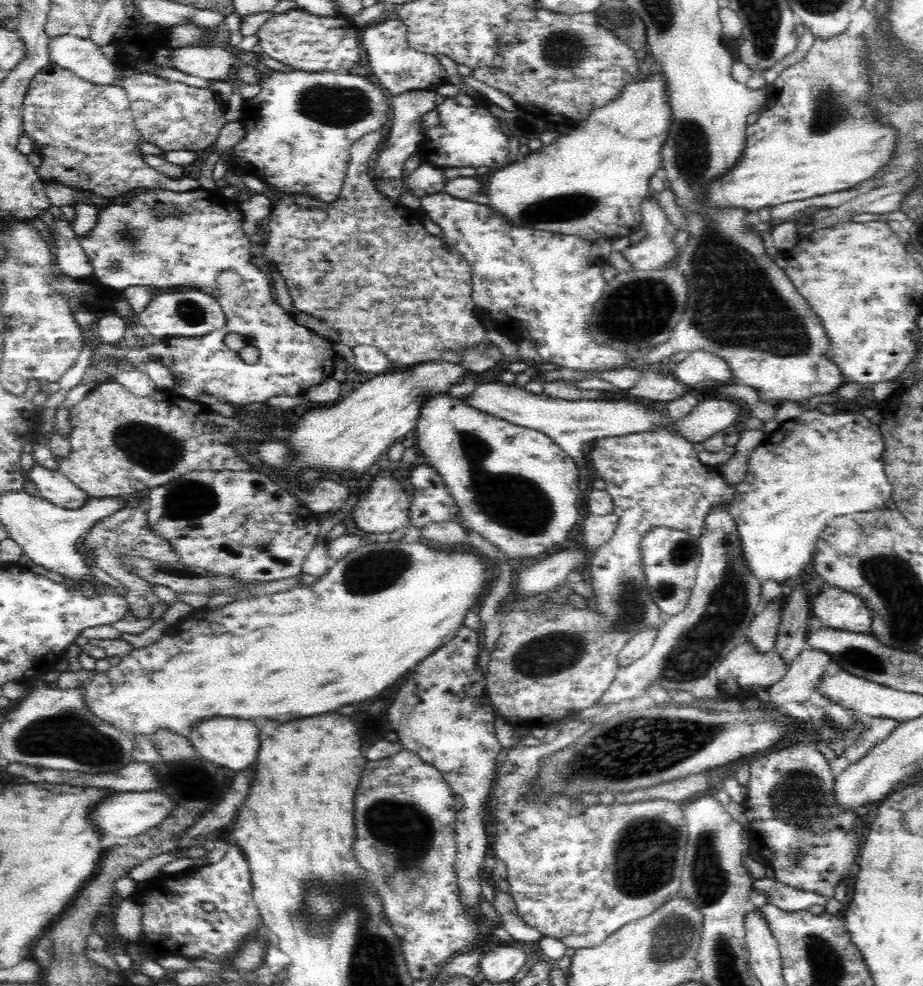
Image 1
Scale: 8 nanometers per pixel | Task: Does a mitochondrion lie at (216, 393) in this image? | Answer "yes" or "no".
no

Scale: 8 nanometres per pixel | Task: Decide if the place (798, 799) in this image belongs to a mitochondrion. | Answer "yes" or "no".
yes

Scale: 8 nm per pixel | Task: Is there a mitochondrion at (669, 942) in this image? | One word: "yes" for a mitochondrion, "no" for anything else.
yes

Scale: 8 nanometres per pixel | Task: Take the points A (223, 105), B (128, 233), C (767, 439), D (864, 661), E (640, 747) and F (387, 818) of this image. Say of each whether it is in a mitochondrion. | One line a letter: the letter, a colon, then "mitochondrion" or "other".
A: other
B: mitochondrion
C: other
D: mitochondrion
E: mitochondrion
F: mitochondrion

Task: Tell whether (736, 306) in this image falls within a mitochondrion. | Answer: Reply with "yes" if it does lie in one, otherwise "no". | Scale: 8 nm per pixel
yes

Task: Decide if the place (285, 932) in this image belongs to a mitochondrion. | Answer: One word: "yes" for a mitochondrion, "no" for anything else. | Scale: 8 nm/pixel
no

